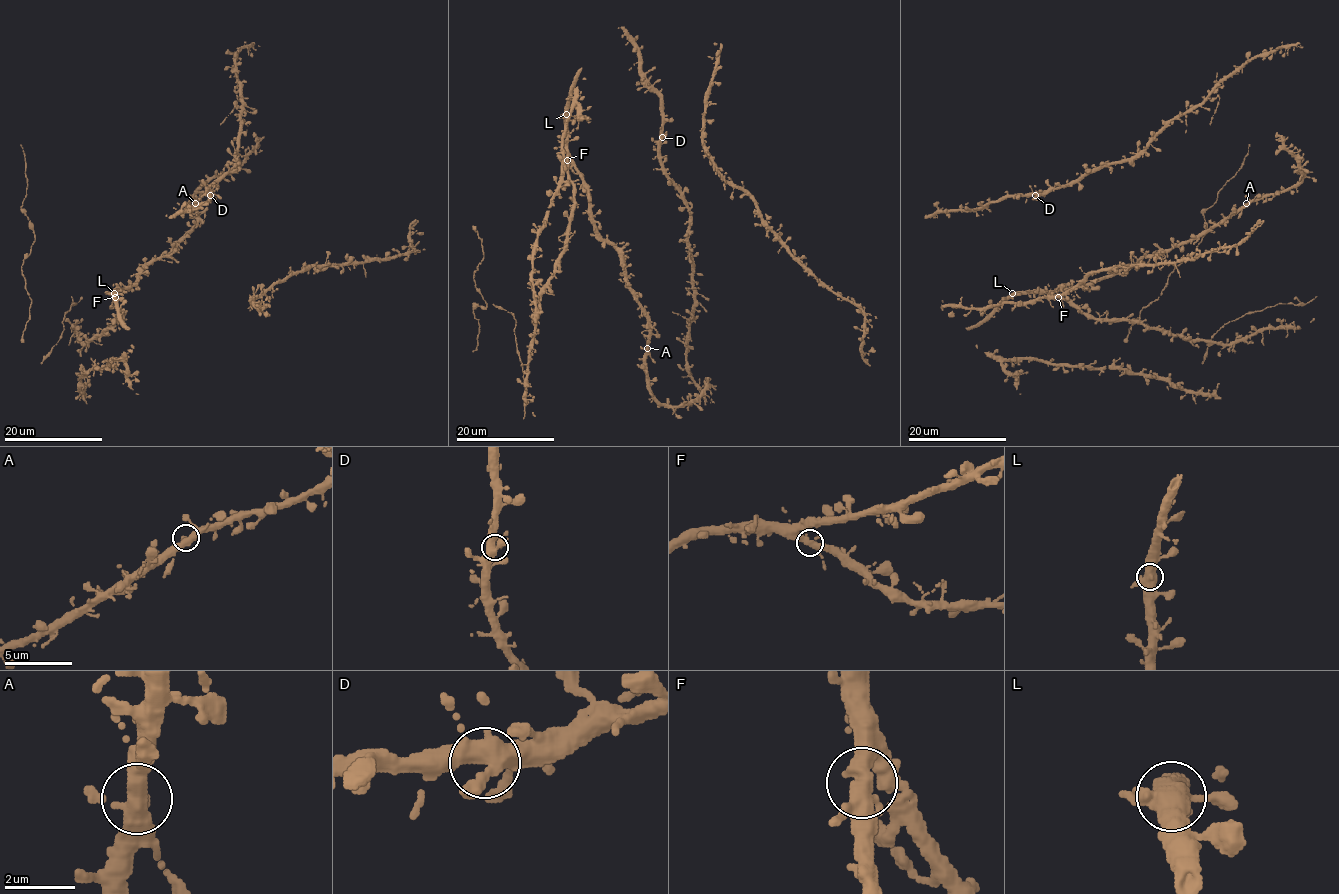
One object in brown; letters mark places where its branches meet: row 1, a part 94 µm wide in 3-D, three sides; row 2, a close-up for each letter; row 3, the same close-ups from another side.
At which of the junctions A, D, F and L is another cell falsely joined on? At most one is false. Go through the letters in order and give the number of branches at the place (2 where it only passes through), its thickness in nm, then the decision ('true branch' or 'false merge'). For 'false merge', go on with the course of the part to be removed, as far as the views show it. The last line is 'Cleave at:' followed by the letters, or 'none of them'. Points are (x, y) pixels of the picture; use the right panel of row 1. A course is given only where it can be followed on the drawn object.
A: 3 | 360 nm | true branch
D: 3 | 400 nm | true branch
F: 3 | 380 nm | true branch
L: 3 | 400 nm | true branch
Cleave at: none of them

